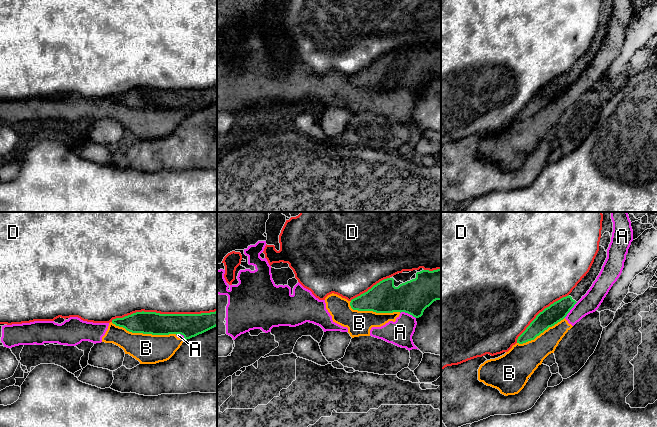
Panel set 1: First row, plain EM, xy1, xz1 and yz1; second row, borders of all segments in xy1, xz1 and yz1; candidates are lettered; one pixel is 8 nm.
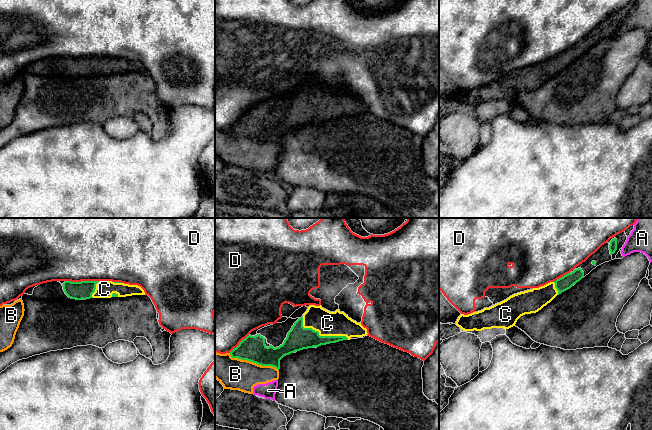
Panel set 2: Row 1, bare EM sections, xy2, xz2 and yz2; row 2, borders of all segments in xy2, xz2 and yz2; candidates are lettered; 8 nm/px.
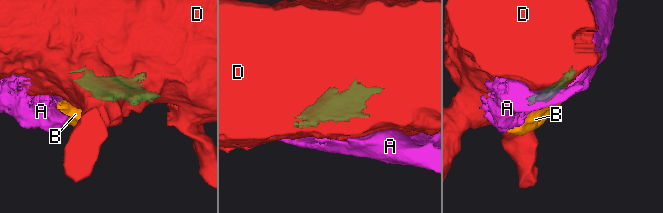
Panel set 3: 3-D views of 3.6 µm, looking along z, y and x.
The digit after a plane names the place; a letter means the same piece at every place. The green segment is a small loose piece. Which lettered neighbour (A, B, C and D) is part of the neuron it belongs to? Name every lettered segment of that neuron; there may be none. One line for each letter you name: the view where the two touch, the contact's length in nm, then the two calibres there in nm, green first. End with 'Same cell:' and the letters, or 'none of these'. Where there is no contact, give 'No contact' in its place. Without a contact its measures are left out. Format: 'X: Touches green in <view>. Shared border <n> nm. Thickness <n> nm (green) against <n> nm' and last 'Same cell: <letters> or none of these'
C: Touches green in xz2. Shared border 420 nm. Thickness 190 nm (green) against 200 nm
Same cell: C

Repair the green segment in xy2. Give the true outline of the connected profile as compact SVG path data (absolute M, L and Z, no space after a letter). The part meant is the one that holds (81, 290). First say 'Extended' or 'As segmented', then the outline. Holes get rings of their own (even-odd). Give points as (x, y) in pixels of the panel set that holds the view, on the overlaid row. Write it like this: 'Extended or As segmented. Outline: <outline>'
Extended. Outline: M65 281L62 286L65 294L76 300L145 295L140 286L112 281Z

